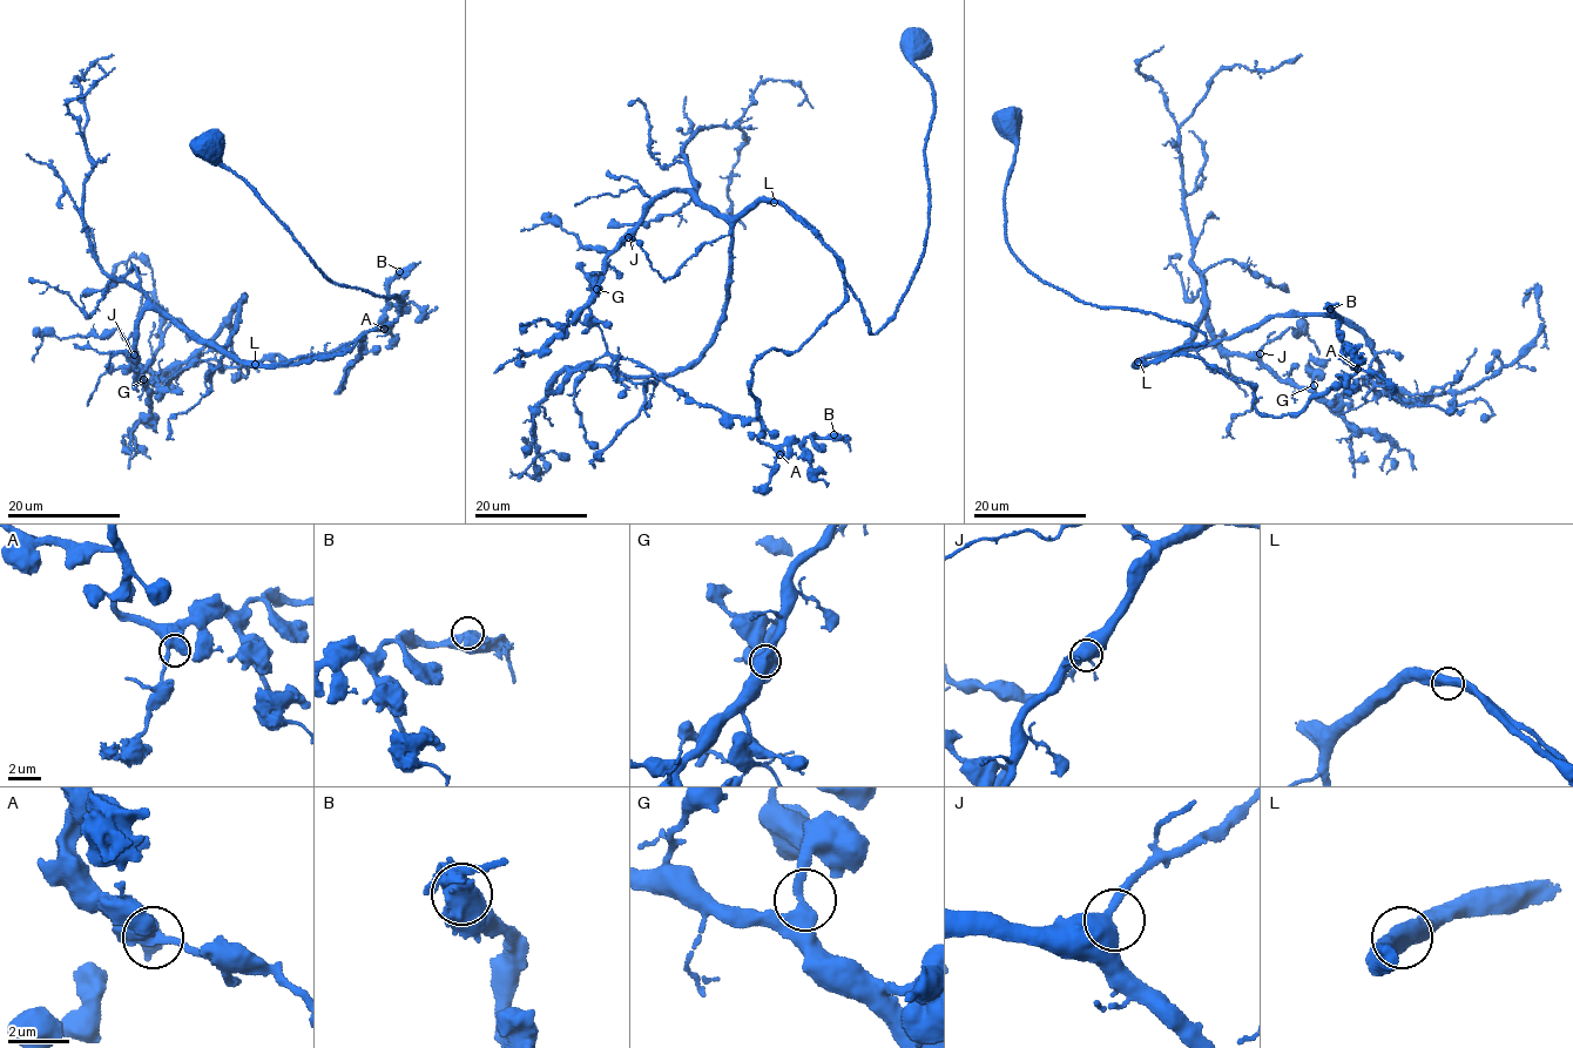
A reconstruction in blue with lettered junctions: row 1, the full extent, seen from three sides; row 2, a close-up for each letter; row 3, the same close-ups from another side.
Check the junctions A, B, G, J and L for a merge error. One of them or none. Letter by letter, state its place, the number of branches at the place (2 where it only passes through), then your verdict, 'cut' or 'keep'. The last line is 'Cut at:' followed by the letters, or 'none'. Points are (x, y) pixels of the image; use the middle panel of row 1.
A: place (780, 454); branches 2; keep
B: place (834, 434); branches 2; keep
G: place (596, 289); branches 2; keep
J: place (628, 237); branches 2; keep
L: place (774, 202); branches 2; keep
Cut at: none

